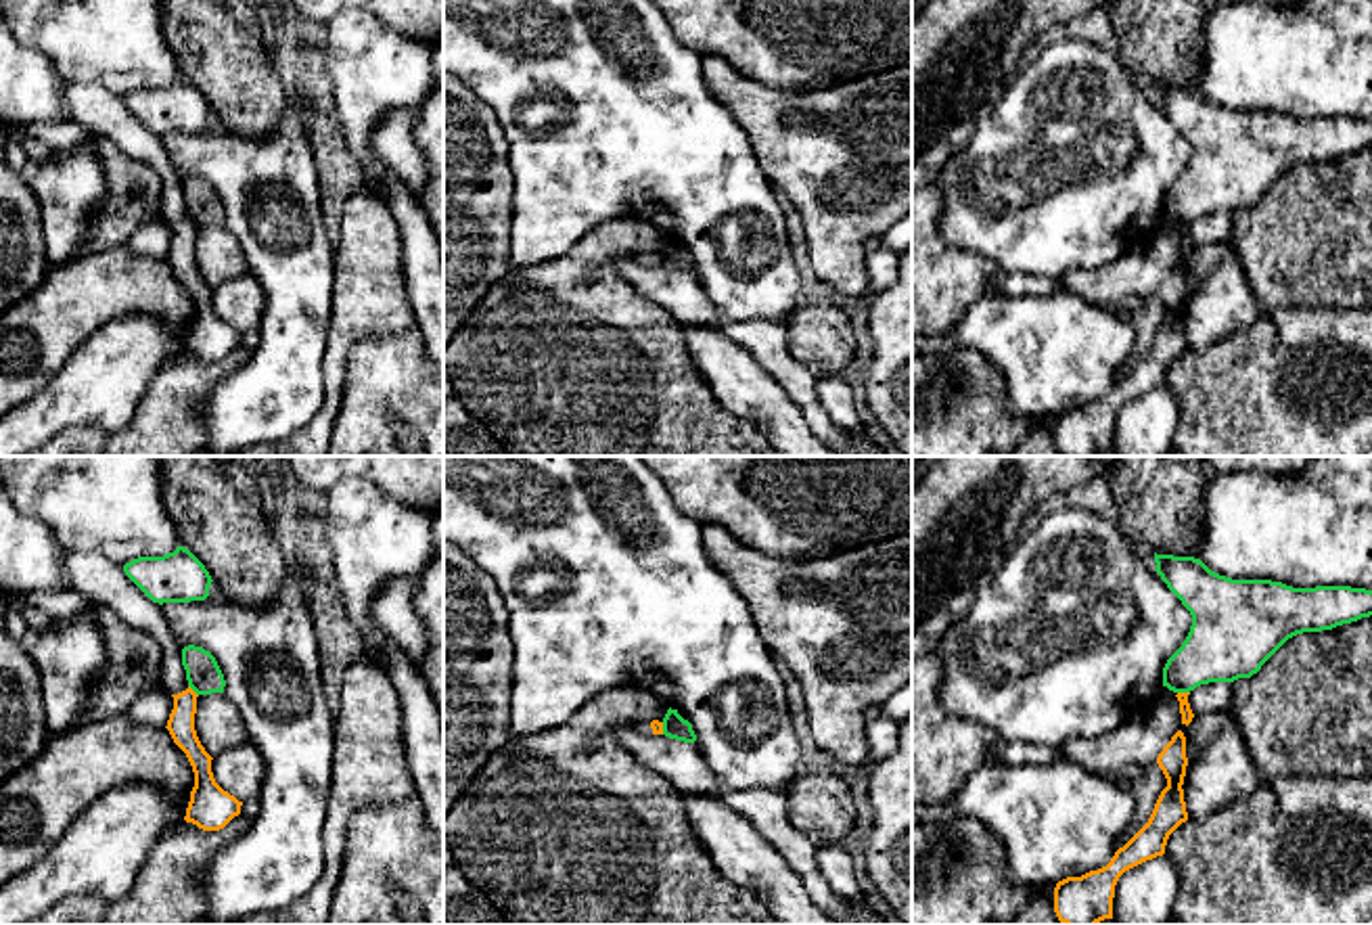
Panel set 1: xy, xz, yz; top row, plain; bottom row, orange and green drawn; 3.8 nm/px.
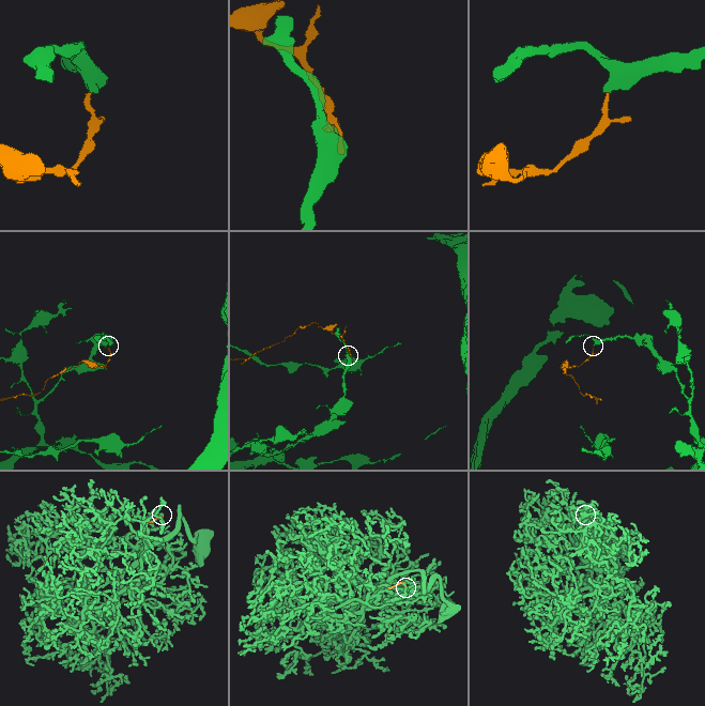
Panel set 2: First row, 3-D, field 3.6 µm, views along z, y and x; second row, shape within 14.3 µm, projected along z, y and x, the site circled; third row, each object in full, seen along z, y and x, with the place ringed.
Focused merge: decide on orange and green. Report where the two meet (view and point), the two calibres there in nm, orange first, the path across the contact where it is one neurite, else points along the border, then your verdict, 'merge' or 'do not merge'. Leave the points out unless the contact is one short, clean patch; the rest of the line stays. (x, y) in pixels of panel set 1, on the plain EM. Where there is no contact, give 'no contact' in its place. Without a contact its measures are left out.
yz (1184, 224) | 50/280 nm | along yz (1178, 222), (1188, 224) | do not merge

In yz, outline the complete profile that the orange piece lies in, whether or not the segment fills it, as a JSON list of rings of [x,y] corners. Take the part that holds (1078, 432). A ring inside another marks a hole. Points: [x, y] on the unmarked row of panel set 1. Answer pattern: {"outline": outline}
{"outline": [[[1177,262],[1157,289],[1167,310],[1148,354],[1115,383],[1111,393],[1081,408],[1067,408],[1054,419],[1054,444],[1065,456],[1098,456],[1113,450],[1113,429],[1119,408],[1165,385],[1169,366],[1188,352],[1184,333],[1186,268]]]}

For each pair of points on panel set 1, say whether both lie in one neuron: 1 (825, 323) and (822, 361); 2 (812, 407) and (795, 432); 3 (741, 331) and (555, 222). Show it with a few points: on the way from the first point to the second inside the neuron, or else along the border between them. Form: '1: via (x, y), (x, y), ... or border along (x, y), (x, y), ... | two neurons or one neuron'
1: via (822, 331), (822, 352) | one neuron
2: border along (774, 379), (814, 434) | two neurons
3: border along (722, 314), (733, 319), (774, 319) | two neurons

